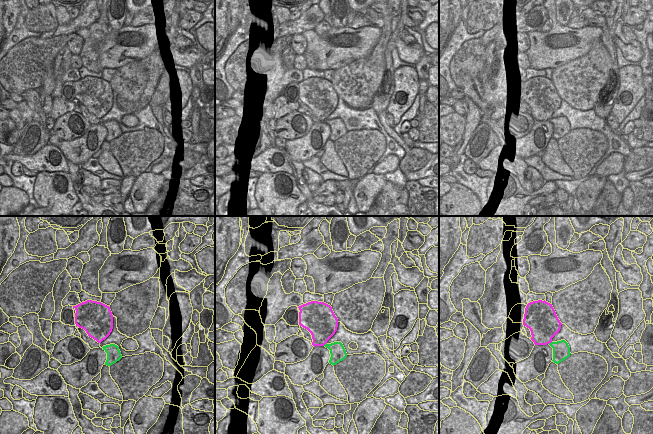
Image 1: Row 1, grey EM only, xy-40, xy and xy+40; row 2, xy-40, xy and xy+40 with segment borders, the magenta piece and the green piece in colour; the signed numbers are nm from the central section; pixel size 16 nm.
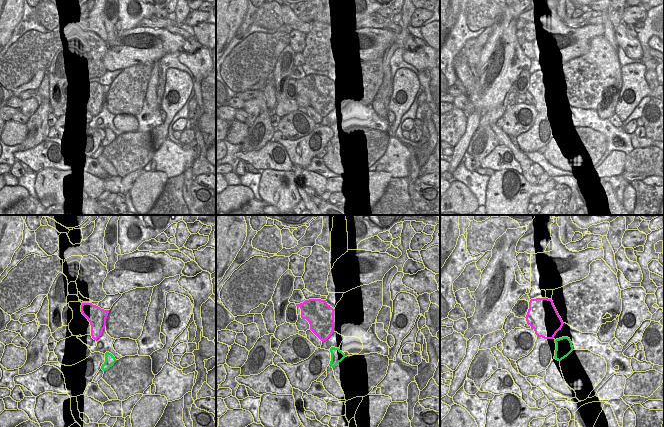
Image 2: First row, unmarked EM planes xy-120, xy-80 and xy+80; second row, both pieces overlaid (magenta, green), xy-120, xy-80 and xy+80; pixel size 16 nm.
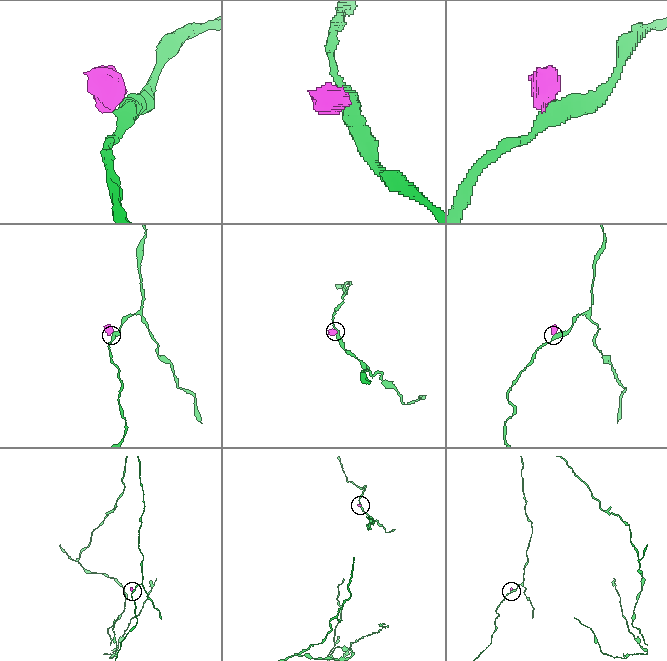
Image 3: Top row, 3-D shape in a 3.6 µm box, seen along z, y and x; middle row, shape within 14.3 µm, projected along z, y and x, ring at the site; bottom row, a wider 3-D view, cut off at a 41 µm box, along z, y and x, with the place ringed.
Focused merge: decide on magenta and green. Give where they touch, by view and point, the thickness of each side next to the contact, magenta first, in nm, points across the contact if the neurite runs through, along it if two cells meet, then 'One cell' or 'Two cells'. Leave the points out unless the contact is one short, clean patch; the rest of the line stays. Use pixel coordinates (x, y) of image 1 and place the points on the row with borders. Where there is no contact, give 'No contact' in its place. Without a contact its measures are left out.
Touches magenta at xy (324, 344). Thickness 380 nm (magenta) against 240 nm. Boundary: xy (326, 342), (323, 345). Two cells

